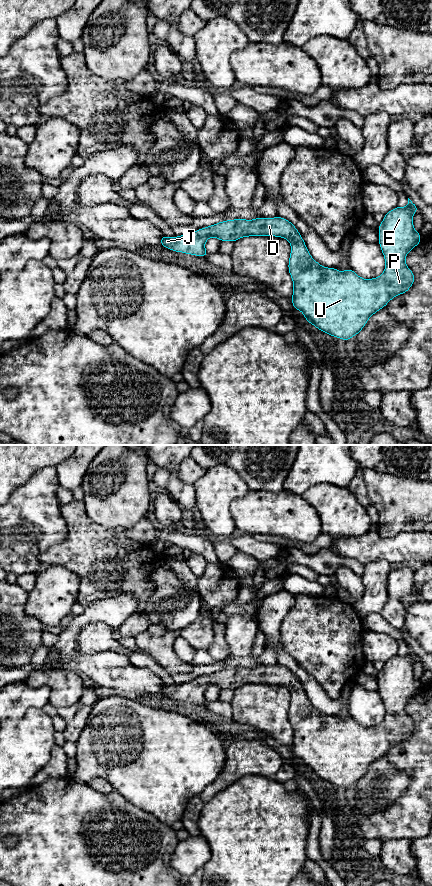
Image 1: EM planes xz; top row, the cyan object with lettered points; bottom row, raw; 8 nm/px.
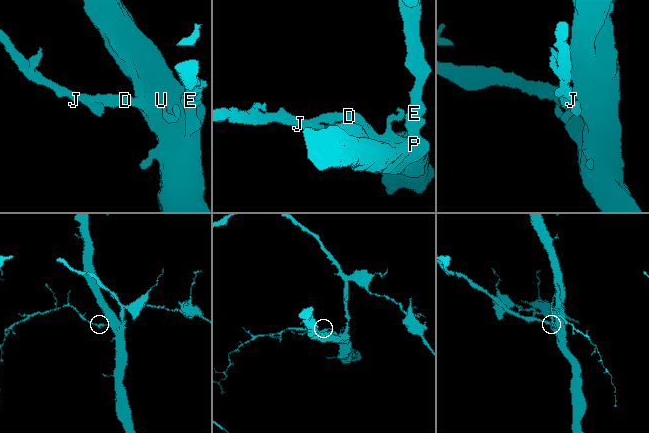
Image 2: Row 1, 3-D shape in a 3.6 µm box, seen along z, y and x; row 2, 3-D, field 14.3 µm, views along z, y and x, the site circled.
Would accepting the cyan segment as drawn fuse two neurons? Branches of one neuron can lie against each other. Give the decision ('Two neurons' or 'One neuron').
One neuron

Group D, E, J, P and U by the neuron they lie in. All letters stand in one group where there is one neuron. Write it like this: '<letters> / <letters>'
D E J P U

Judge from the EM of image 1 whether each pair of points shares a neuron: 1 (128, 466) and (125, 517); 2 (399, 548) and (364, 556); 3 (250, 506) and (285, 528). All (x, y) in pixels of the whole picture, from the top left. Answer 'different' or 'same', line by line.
1: same
2: same
3: same

